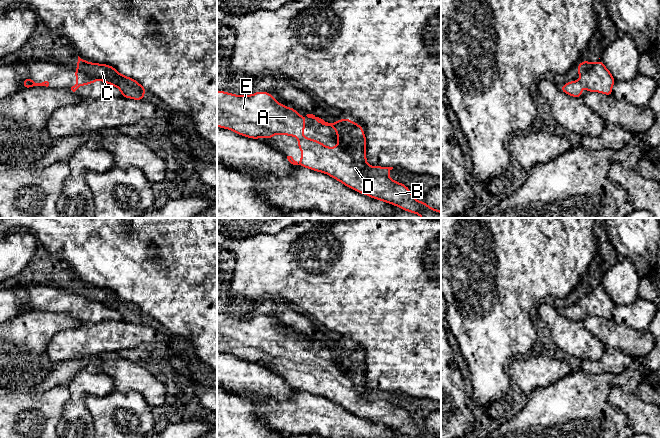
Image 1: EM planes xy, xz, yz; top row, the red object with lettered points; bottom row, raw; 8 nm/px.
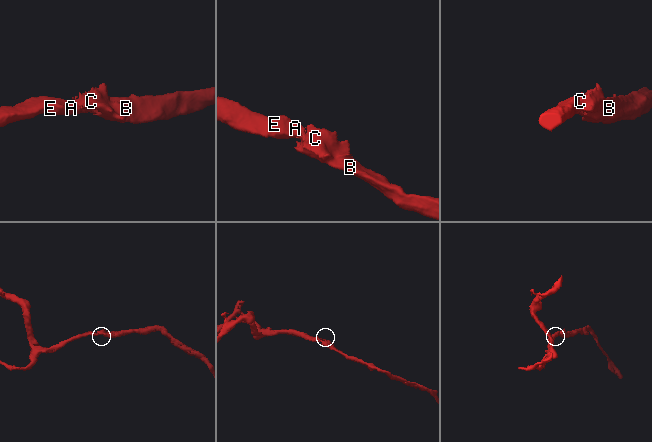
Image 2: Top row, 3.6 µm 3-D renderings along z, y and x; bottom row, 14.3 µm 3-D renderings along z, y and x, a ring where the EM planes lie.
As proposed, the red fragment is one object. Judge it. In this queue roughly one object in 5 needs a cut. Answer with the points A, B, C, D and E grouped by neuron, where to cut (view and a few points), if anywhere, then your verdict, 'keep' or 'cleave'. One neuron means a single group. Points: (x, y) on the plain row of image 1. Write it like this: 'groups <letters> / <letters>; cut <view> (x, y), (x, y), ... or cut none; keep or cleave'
groups A B C D E; cut none; keep

